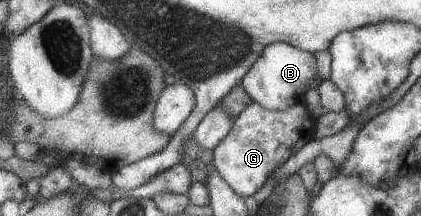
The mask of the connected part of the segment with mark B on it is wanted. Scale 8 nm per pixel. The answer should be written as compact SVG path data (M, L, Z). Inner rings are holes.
M273 42L264 49L241 85L253 101L260 103L264 108L286 110L305 103L307 91L317 90L322 80L316 54L303 51L287 42Z

